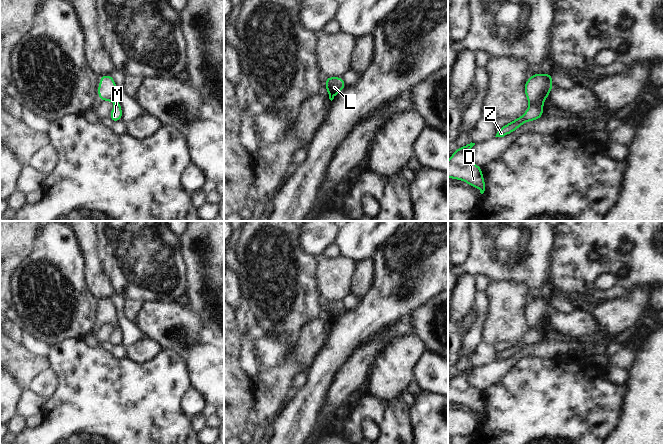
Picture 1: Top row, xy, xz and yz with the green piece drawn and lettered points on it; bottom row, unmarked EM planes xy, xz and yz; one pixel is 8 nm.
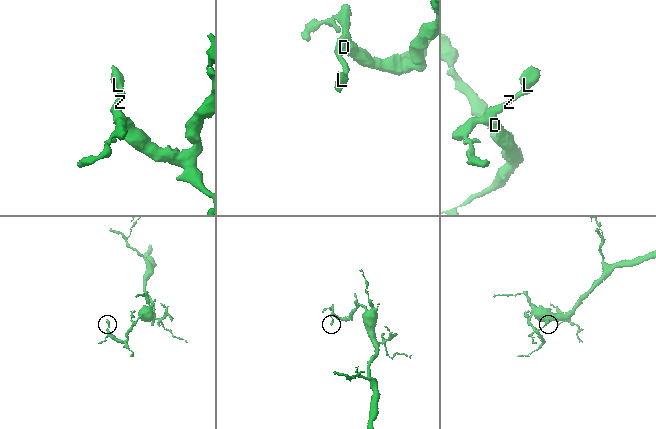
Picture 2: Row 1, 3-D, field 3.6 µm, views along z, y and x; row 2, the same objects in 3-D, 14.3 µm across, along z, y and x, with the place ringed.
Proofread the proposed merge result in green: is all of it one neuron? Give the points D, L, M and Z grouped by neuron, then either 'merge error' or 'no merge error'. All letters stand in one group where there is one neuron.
groups D L M Z; no merge error

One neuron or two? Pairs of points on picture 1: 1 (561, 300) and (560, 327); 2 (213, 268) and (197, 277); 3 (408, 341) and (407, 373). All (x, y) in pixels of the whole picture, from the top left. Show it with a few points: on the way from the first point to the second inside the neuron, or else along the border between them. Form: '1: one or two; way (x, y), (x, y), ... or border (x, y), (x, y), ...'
1: two; border (574, 309), (569, 313), (554, 311)
2: one; way (209, 272), (201, 277)
3: one; way (408, 349), (407, 365)

